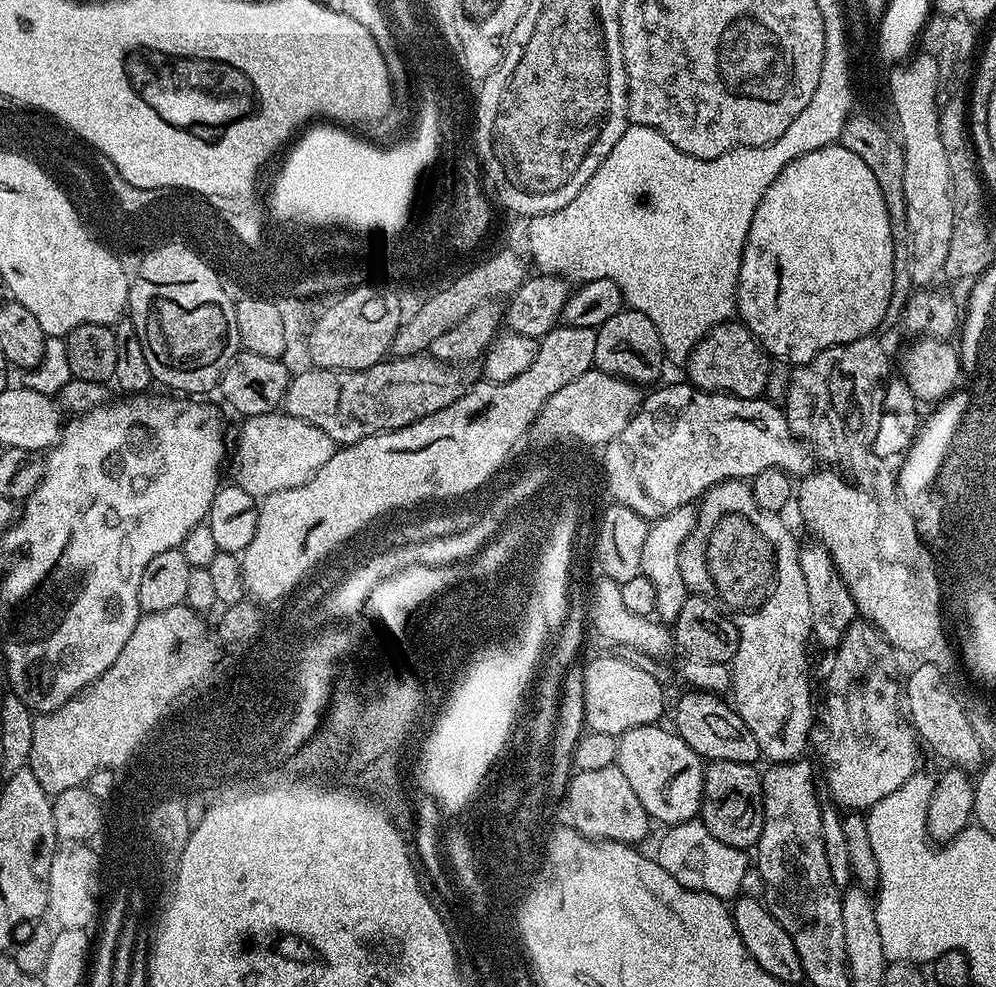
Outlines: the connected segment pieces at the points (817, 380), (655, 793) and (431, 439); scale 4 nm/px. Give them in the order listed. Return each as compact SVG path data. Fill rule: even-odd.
M875 335L863 336L849 344L839 344L819 352L809 364L799 365L791 373L788 396L782 405L793 434L823 463L824 460L828 463L825 465L835 466L845 473L864 472L882 464L869 439L874 432L873 425L868 425L872 391L879 386L880 376L889 375L888 352L876 339ZM864 367L868 367L868 372L856 372Z
M659 723L634 726L620 735L615 765L622 770L626 782L630 782L634 794L638 794L638 802L642 802L649 817L671 826L699 817L706 764L671 727L660 727Z
M556 326L551 332L539 338L534 362L530 362L530 366L526 366L526 370L522 370L522 374L518 374L518 378L510 378L510 382L498 382L497 384L491 382L472 384L467 391L464 391L456 401L451 402L450 406L446 406L445 409L438 410L437 413L432 413L428 417L402 426L400 429L391 429L389 432L376 433L373 436L362 438L361 441L354 442L353 444L337 447L335 454L330 458L330 462L326 462L326 466L318 469L302 486L278 490L274 494L263 497L259 501L258 511L256 513L254 538L250 542L250 546L246 546L246 550L239 557L245 593L253 601L263 598L269 602L272 600L272 596L280 596L280 592L284 592L284 588L292 588L292 584L296 585L296 576L300 576L300 572L304 572L304 568L308 568L308 564L312 564L312 560L331 557L333 555L332 551L335 548L340 548L347 540L354 539L367 524L374 523L379 516L384 516L387 512L396 512L399 508L406 508L405 510L415 509L420 504L418 503L419 500L444 500L447 496L464 496L467 492L478 491L496 471L499 473L509 463L510 457L508 455L515 450L516 443L527 434L528 427L531 429L535 425L536 417L540 415L540 411L546 406L549 398L554 394L558 394L558 390L562 390L562 386L570 386L570 382L574 382L574 378L586 374L595 365L595 341L595 328L578 329L567 326Z

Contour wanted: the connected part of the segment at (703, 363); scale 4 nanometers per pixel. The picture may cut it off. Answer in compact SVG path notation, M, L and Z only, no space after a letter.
M743 322L720 324L690 354L686 362L687 379L695 387L705 392L722 392L743 400L755 400L765 395L767 376L770 367L769 357L761 343L752 335Z

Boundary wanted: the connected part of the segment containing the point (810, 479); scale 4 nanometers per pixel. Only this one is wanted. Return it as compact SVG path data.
M813 470L799 481L794 500L800 503L800 516L813 532L815 539L830 554L842 582L850 590L857 613L882 633L897 653L925 654L937 639L937 633L946 632L944 616L940 613L940 576L936 573L937 561L927 544L920 539L914 518L903 503L884 505L876 493L867 487L851 484L839 471Z

